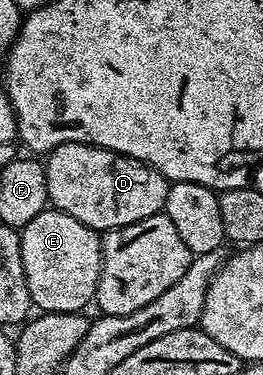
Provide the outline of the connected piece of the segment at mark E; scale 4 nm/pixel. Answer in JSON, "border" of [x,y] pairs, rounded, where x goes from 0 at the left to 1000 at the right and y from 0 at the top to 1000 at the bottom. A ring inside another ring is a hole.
{"border":[[[171,555],[156,571],[129,576],[114,597],[76,613],[84,651],[84,715],[99,725],[99,757],[122,792],[125,819],[190,837],[285,837],[316,829],[319,813],[346,808],[365,789],[380,744],[380,693],[388,685],[388,635],[369,616],[327,597],[251,576],[251,565],[209,555]]]}

